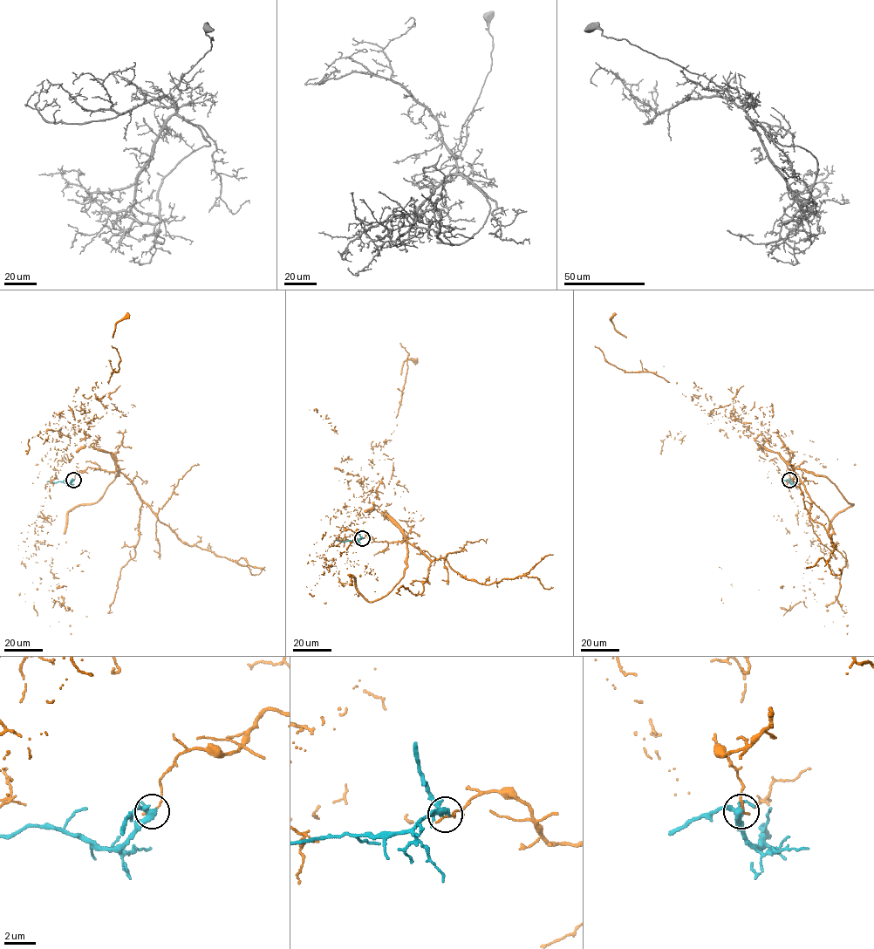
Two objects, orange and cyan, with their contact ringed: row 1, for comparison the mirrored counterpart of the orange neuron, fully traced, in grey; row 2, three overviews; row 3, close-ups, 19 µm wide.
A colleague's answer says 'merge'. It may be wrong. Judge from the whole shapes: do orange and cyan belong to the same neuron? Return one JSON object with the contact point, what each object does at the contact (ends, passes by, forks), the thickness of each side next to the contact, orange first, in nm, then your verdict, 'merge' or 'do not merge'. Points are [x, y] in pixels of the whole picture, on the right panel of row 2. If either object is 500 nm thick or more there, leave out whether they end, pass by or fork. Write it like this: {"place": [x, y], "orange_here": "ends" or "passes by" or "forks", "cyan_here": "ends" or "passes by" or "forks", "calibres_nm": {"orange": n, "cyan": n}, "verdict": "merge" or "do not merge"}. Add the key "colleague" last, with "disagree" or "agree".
{"place": [789, 480], "orange_here": "ends", "cyan_here": "forks", "calibres_nm": {"orange": 140, "cyan": 320}, "verdict": "do not merge", "colleague": "disagree"}

